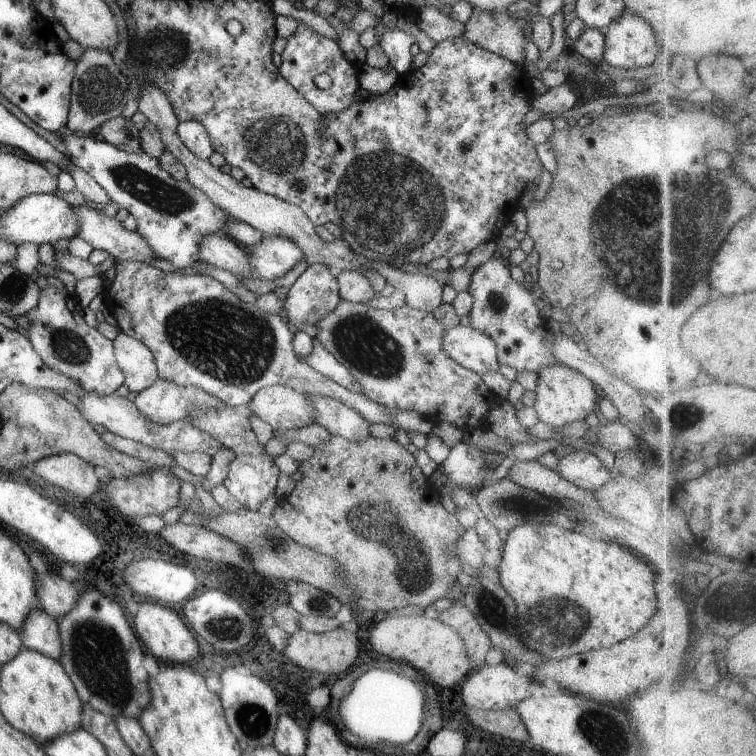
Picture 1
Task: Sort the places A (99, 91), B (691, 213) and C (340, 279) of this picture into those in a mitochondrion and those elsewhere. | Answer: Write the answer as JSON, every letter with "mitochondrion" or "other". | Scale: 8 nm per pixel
{"A":"mitochondrion","B":"mitochondrion","C":"other"}

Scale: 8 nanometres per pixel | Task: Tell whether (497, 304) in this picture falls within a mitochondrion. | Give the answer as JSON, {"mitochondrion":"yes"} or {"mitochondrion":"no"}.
{"mitochondrion":"yes"}

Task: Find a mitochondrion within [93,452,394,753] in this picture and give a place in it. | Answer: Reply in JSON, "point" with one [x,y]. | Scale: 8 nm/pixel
{"point":[252,720]}

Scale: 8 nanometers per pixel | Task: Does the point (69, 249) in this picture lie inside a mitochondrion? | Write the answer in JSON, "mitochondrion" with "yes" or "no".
{"mitochondrion":"no"}

